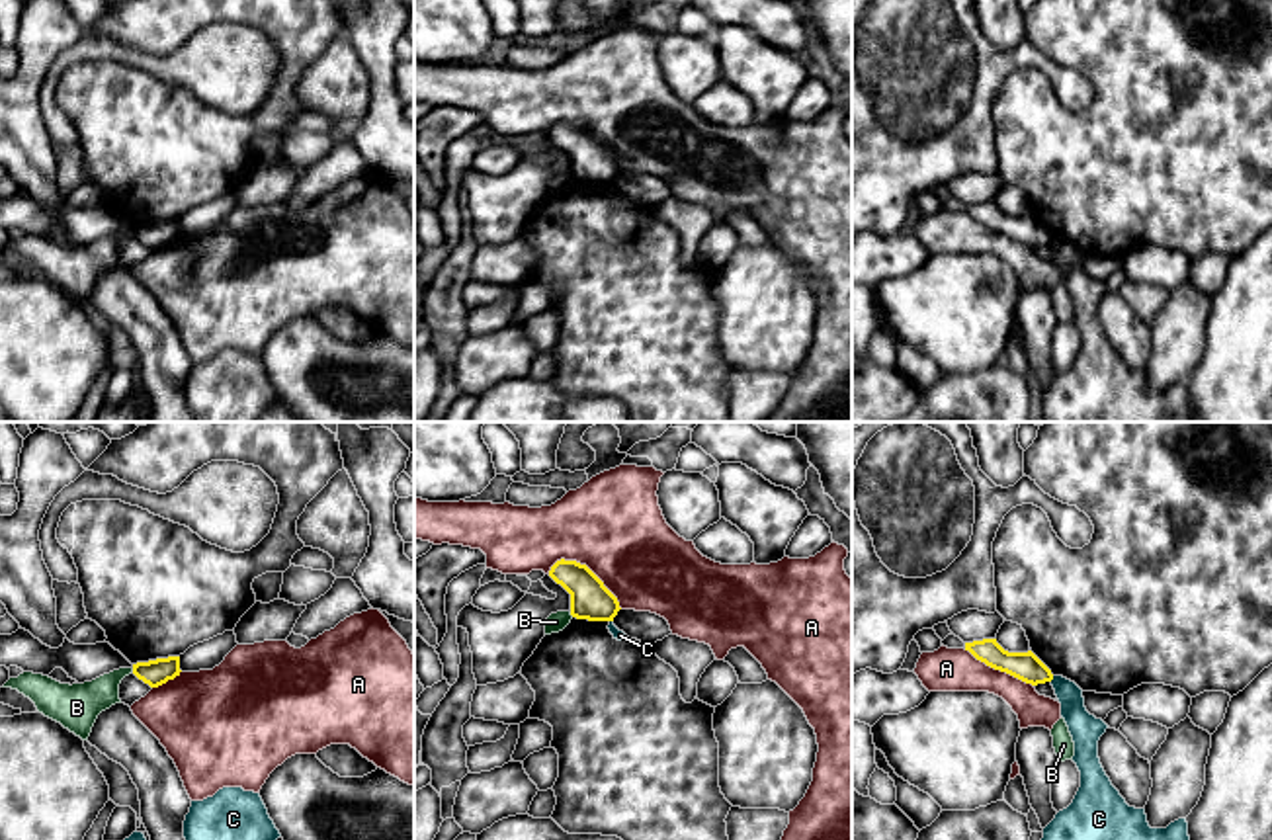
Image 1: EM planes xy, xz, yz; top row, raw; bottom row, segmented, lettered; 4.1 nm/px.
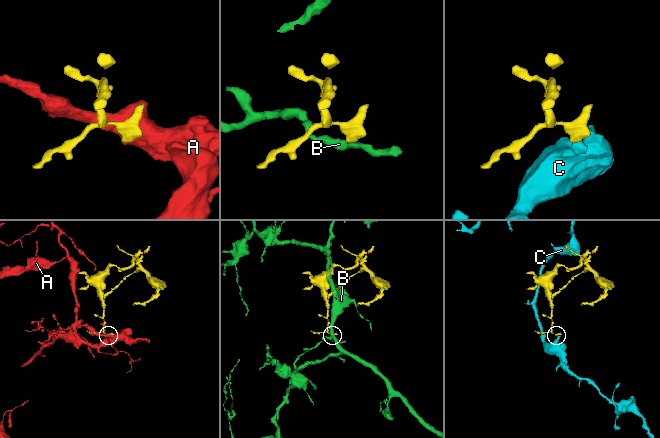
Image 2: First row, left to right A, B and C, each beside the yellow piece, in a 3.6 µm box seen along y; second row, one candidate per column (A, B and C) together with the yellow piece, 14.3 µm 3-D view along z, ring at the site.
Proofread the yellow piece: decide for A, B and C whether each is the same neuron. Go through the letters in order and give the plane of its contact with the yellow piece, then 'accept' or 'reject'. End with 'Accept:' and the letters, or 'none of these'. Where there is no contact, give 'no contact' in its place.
A: contact in xz; reject
B: contact in xz; reject
C: contact in yz; reject
Accept: none of these

